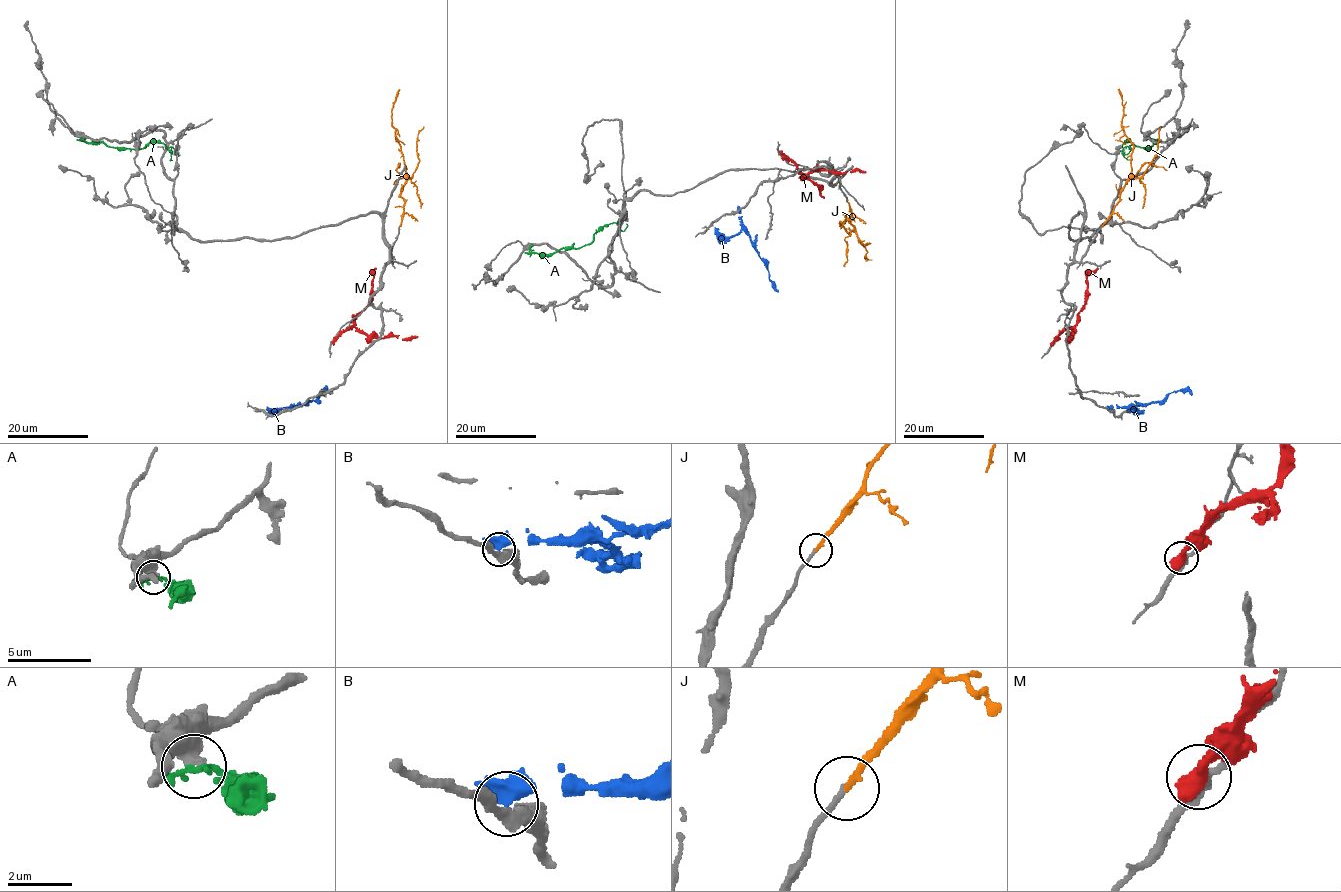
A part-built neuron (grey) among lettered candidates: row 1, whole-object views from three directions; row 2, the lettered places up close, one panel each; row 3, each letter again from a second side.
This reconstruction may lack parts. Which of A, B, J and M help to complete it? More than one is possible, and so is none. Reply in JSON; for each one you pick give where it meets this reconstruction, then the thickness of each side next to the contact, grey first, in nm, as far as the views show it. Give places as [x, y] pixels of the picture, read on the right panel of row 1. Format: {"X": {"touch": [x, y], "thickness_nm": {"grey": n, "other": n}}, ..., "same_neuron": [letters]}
{"J": {"touch": [1101, 227], "thickness_nm": {"grey": 190, "other": 200}}, "same_neuron": ["J"]}

